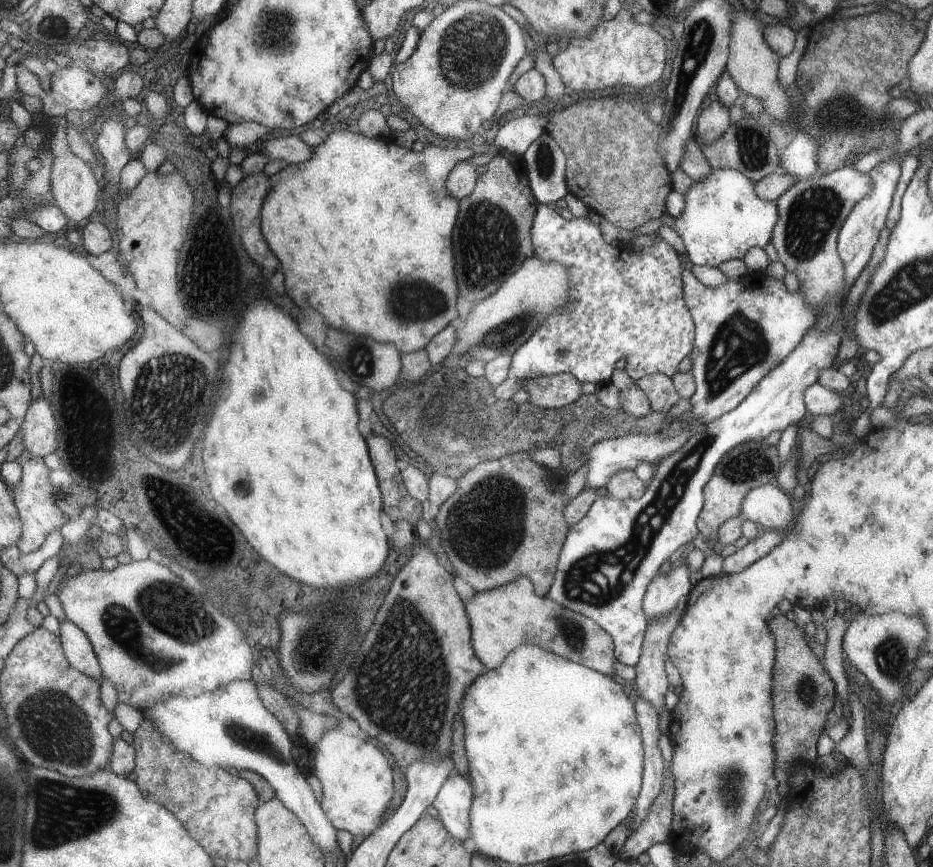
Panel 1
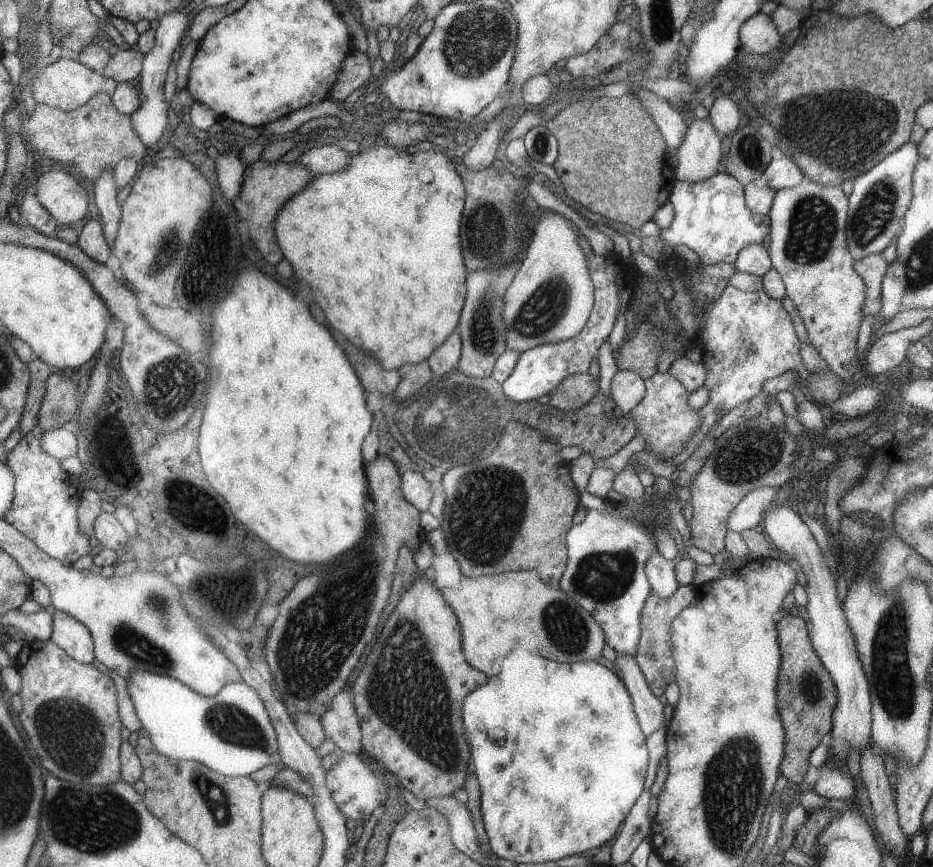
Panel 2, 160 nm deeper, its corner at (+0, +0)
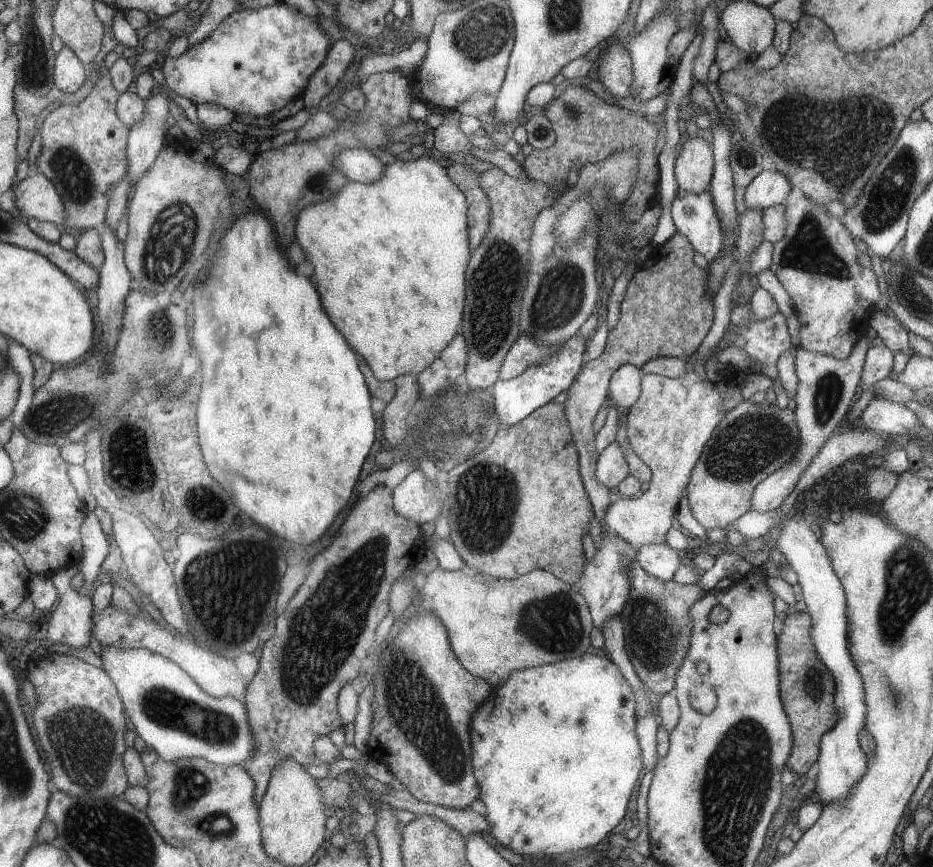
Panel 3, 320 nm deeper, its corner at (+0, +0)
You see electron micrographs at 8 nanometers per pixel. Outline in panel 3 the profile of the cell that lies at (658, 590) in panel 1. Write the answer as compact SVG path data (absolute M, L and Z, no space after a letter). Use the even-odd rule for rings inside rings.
M649 543L637 549L635 560L647 574L663 581L671 581L680 564L675 549L666 543Z

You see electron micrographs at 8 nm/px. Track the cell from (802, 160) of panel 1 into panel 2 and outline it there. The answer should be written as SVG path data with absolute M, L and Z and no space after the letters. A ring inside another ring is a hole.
M775 155L763 169L758 182L768 189L778 191L787 187L797 186L804 176L799 167L789 158Z

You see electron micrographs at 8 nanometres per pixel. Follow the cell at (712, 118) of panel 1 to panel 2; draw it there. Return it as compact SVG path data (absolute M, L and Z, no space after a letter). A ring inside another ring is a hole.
M693 119L676 148L677 164L672 168L677 181L698 183L713 177L721 158L721 143L711 121Z

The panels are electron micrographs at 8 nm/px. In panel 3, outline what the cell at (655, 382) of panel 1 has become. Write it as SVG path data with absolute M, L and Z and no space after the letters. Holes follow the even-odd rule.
M689 369L675 378L644 374L640 378L640 393L637 400L625 411L627 426L626 438L630 448L648 466L649 486L642 494L635 497L623 497L611 503L604 515L604 525L615 535L628 542L633 548L649 543L665 543L665 535L673 525L677 510L677 502L683 490L689 484L690 473L702 453L703 446L711 436L711 431L717 426L724 415L722 396L715 385Z

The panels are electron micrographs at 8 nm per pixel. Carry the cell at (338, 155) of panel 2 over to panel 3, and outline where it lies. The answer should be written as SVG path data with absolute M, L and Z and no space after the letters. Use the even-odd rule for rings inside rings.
M347 149L334 158L334 165L346 176L349 182L371 184L384 171L384 164L365 149Z

